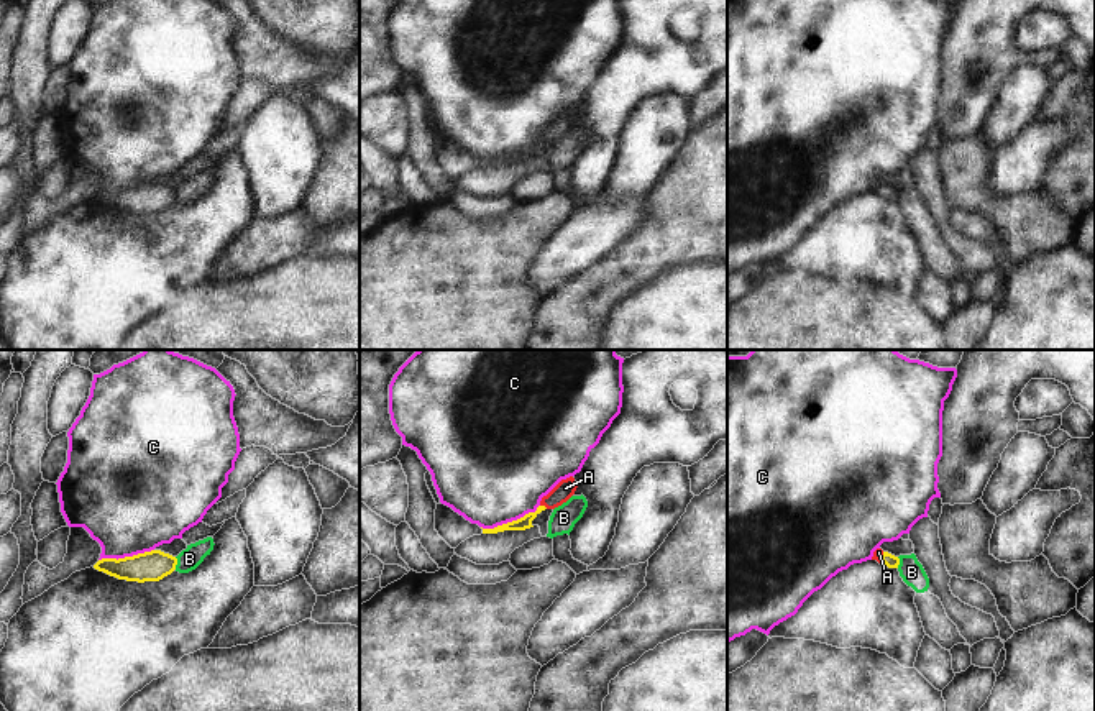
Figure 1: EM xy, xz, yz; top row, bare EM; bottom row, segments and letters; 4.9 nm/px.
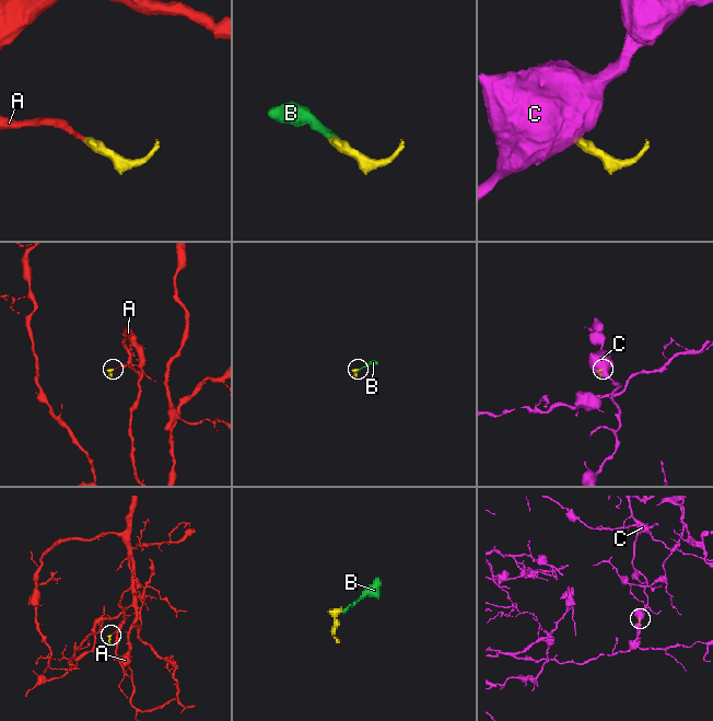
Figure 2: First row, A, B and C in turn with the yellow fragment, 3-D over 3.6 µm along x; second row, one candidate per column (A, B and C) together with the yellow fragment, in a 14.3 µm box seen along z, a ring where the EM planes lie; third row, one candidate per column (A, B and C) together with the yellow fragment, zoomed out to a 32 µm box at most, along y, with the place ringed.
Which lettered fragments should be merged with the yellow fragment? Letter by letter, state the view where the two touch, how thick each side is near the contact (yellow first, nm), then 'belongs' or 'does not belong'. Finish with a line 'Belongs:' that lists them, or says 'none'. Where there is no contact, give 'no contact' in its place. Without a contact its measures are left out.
A: xz | 70/90 nm | belongs
B: xy | 150/110 nm | does not belong
C: xz | 70/500 nm | does not belong
Belongs: A

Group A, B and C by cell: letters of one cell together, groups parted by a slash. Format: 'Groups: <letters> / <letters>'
Groups: A / B / C

